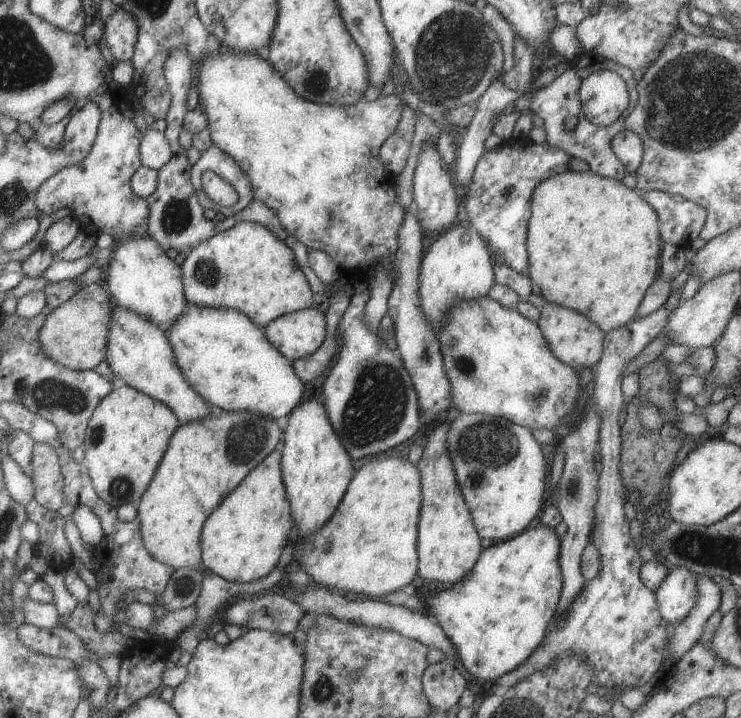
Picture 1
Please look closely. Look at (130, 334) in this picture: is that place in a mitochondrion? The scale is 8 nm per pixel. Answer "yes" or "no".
yes

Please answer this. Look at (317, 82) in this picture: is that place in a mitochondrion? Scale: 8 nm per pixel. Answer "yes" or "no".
yes

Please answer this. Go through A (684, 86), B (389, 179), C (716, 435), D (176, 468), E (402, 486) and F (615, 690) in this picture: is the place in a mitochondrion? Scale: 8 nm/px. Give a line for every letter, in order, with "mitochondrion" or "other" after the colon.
A: mitochondrion
B: other
C: other
D: other
E: other
F: other

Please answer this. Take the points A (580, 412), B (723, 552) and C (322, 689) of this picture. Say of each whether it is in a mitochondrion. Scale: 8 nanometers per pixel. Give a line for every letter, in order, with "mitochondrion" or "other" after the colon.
A: other
B: mitochondrion
C: mitochondrion

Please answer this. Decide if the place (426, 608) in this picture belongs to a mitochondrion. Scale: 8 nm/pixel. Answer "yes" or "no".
no

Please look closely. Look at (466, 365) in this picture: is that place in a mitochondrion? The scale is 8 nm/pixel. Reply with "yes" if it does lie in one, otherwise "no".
yes

